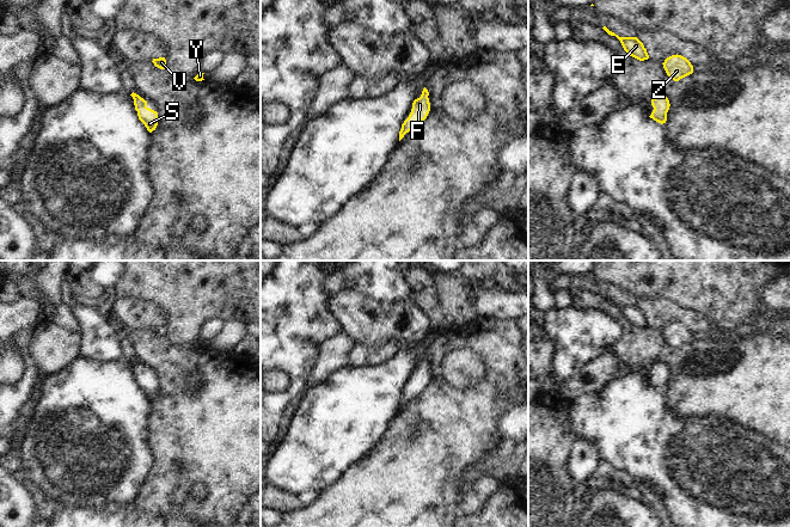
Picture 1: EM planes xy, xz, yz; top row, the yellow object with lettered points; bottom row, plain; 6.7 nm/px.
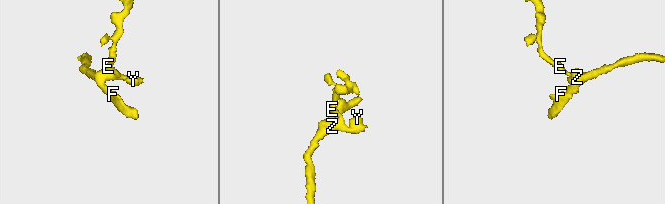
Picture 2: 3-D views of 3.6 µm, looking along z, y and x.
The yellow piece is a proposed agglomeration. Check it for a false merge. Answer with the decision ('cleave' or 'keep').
keep

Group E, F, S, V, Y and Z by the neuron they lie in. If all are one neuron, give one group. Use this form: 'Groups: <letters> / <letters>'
Groups: E F S V Y Z

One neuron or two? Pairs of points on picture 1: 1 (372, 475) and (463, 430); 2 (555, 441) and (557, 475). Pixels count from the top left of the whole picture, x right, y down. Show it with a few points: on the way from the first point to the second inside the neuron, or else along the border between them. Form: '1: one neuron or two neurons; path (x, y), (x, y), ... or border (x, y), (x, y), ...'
1: one neuron; path (394, 475), (400, 475), (440, 435)
2: one neuron; path (555, 449), (555, 466)

